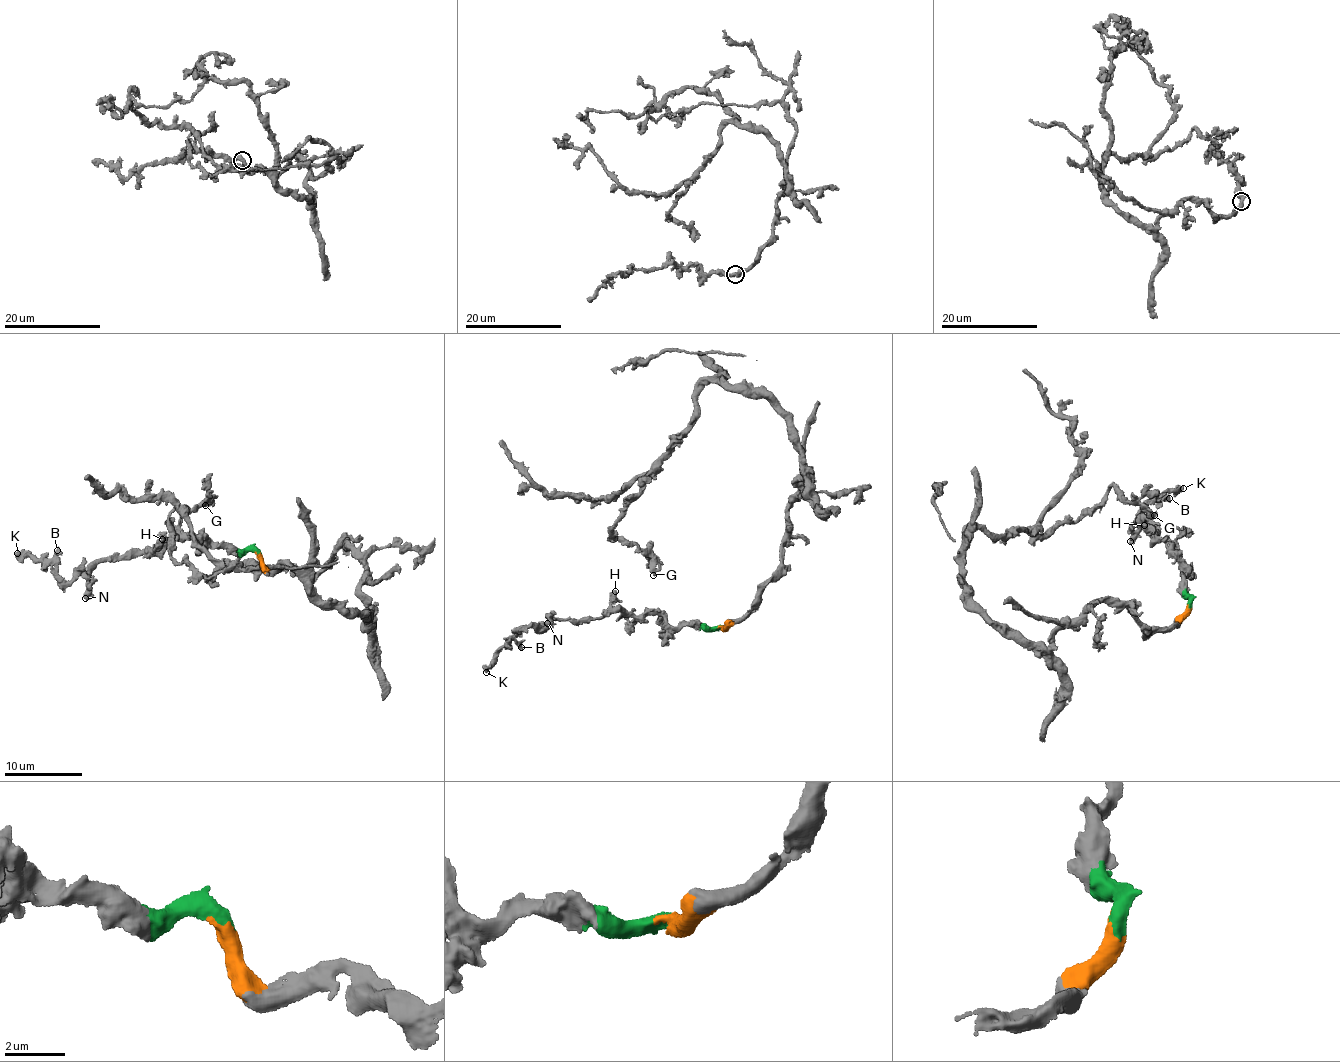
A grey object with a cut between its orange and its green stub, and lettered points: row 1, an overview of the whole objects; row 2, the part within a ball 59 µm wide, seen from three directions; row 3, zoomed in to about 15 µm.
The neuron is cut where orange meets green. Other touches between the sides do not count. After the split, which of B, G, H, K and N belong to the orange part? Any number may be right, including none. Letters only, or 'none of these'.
G

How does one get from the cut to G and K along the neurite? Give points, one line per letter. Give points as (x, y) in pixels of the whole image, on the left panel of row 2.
G: (257, 552), (295, 576), (348, 548), (369, 618), (290, 564), (175, 560), (168, 517), (206, 505)
K: (257, 552), (170, 538), (162, 550), (100, 560), (63, 582), (55, 566), (18, 553)

